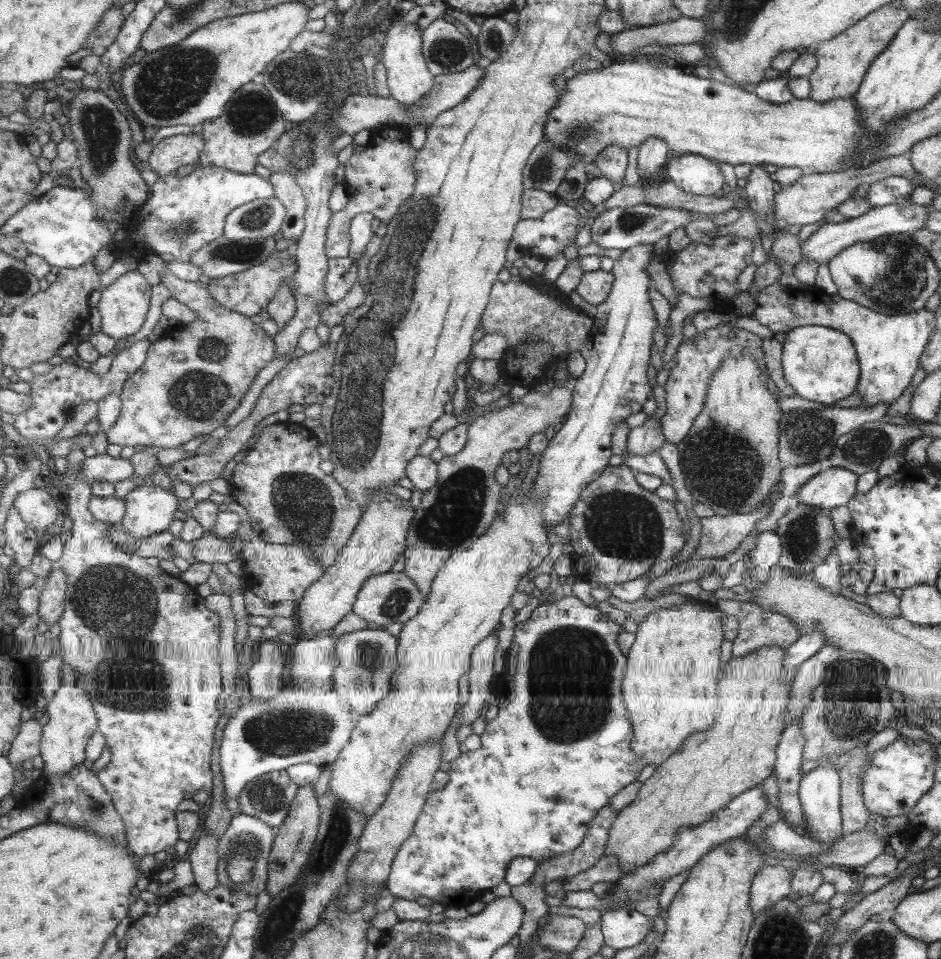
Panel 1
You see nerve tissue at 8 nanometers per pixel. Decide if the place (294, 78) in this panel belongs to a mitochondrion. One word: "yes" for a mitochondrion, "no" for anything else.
yes

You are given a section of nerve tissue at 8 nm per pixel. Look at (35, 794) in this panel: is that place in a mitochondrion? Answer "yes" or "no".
no

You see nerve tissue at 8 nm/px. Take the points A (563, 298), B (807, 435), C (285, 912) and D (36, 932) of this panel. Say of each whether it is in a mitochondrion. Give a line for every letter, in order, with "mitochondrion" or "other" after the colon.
A: other
B: mitochondrion
C: mitochondrion
D: other

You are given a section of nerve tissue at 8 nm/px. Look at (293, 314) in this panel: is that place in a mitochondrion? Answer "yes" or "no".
no

